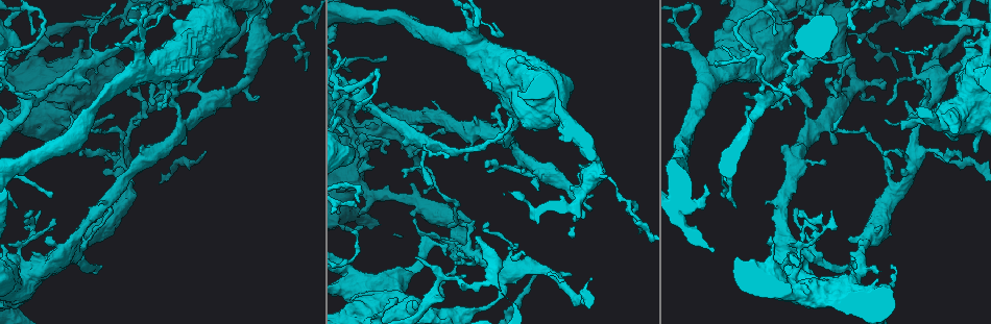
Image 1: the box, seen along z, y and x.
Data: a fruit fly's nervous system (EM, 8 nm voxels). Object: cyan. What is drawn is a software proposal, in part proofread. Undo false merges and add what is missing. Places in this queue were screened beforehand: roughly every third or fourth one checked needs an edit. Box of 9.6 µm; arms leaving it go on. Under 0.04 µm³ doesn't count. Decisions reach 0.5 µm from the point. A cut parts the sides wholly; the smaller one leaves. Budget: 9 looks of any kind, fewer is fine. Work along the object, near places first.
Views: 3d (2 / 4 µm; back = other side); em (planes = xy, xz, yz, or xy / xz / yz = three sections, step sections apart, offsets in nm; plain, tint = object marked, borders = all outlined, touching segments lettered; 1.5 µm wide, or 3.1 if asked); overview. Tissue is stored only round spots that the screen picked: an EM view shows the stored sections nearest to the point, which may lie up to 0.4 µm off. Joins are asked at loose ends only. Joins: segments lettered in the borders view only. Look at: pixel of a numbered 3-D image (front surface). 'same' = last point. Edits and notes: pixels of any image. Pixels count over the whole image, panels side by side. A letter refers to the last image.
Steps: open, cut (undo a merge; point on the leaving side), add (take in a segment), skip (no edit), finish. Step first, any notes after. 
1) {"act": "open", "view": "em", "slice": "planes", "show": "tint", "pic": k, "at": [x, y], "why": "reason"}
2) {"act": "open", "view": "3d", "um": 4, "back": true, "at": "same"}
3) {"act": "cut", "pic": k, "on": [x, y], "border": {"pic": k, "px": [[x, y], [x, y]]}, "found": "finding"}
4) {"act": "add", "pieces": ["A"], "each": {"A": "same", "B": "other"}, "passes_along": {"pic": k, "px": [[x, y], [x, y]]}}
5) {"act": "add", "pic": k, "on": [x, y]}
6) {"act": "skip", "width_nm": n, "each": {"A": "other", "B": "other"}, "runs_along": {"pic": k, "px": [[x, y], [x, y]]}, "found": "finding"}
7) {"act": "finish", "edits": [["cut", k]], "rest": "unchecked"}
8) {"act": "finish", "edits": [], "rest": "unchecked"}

{"act": "open", "view": "em", "slice": "planes", "show": "plain", "pic": 1, "at": [854, 58], "why": "thin end"}

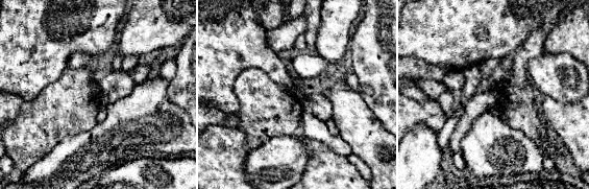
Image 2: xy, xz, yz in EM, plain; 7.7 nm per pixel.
{"act": "open", "view": "em", "slice": "planes", "show": "tint", "at": "same", "why": "with the object marked"}

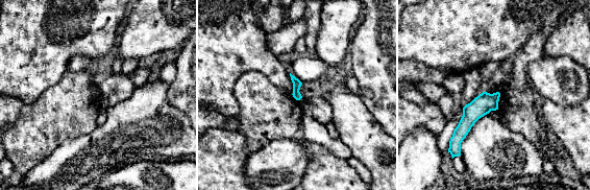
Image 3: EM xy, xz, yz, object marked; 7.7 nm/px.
{"act": "open", "view": "em", "slice": "planes", "show": "borders", "at": "same"}

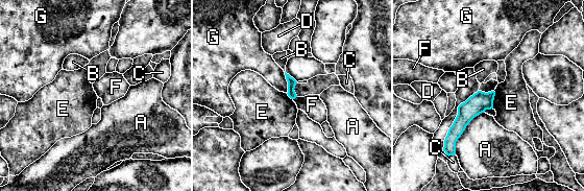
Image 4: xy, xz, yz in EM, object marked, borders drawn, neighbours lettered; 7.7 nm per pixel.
{"act": "skip", "width_nm": 70, "each": {"A": "other", "B": "other", "C": "other", "D": "other", "E": "other", "F": "other", "G": "other"}, "border": {"pic": 4, "px": [[494, 91], [492, 108]]}, "found": "no lettered segment goes on from it"}

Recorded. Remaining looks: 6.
{"act": "open", "view": "em", "slice": "planes", "show": "tint", "pic": 1, "at": [471, 27], "why": "thin arm on a thick one"}

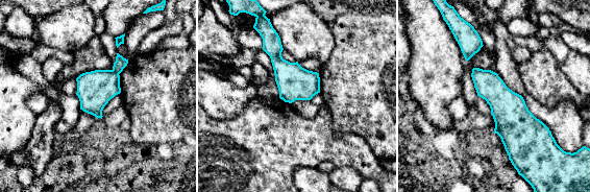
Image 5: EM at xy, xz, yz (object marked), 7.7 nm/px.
{"act": "open", "view": "em", "slice": "planes", "show": "borders", "at": "same"}

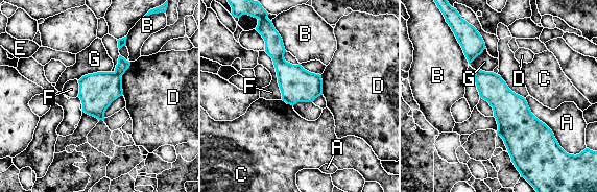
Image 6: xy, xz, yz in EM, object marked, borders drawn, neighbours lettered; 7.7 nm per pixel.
{"act": "cut", "pic": 6, "on": [123, 65], "width_nm": 280, "each": {"A": "other", "B": "other", "C": "other", "D": "other", "E": "other", "F": "other", "G": "other"}, "border": {"pic": 6, "px": [[114, 72], [120, 76]]}, "found": "a second neuron is stuck on"}

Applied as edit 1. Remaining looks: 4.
{"act": "open", "view": "overview", "why": "see it whole again"}

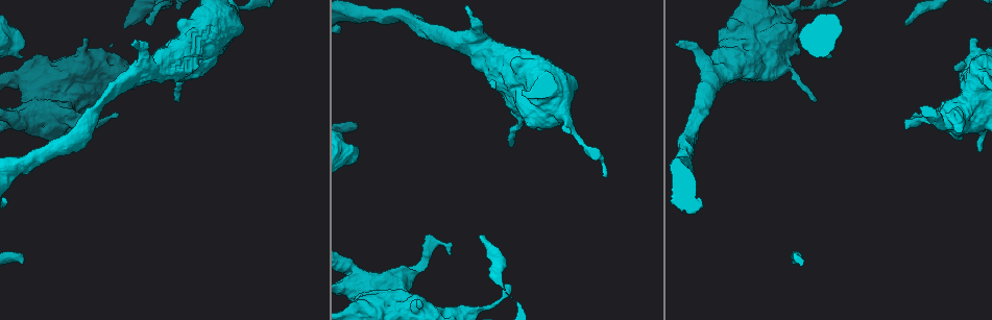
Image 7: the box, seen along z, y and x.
{"act": "open", "view": "em", "um": 3.1, "slice": "planes", "show": "borders", "pic": 7, "at": [510, 285], "why": "thin end"}

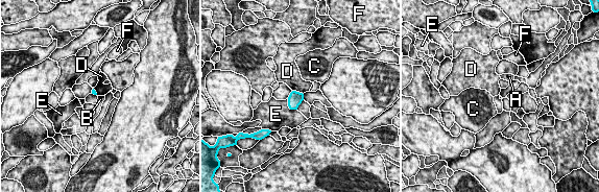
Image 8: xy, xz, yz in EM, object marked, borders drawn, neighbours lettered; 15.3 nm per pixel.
{"act": "skip", "each": {"A": "other", "B": "other", "C": "other", "D": "other", "E": "other", "F": "other"}, "border": {"pic": 8, "px": [[292, 90], [303, 94]]}, "found": "none of them fits"}

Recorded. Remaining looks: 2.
{"act": "finish", "edits": [["cut", 6]], "rest": "unchecked"}

